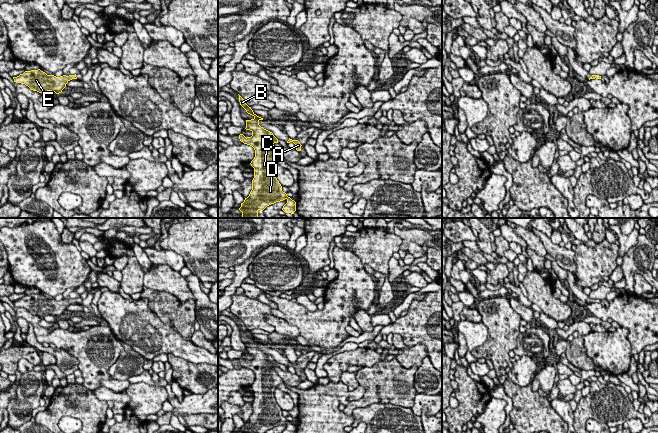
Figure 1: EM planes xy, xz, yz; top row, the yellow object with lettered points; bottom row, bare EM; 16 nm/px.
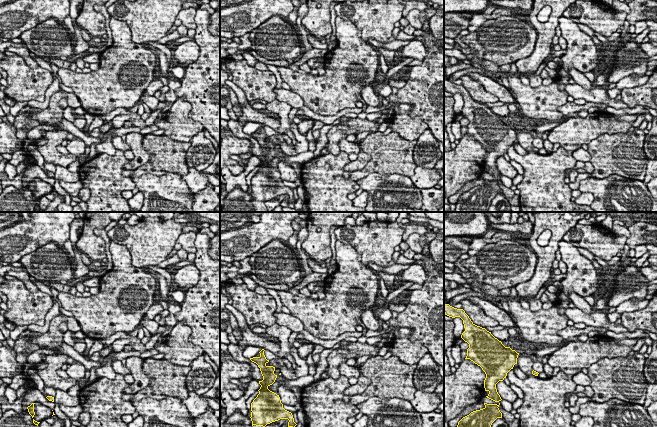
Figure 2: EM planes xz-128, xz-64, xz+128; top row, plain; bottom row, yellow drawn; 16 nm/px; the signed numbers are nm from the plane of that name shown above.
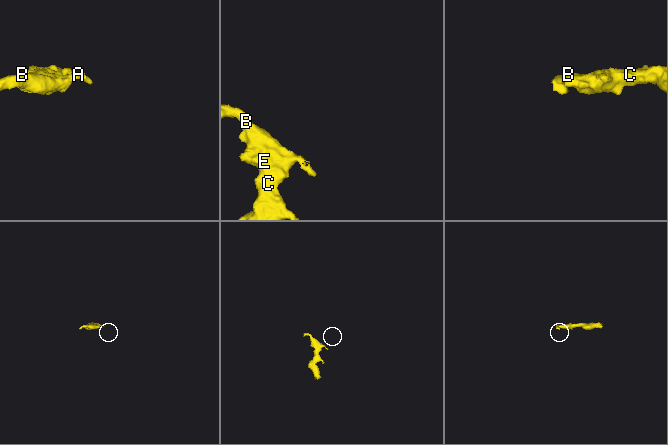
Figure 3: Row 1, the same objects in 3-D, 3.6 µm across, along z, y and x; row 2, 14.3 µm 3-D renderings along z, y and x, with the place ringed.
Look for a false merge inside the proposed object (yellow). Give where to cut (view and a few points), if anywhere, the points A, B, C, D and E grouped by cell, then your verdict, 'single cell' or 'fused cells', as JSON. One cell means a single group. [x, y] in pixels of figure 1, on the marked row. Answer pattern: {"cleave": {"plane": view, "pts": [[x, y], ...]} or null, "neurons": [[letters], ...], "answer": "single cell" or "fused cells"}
{"cleave": null, "neurons": [["A", "B", "C", "D", "E"]], "answer": "single cell"}

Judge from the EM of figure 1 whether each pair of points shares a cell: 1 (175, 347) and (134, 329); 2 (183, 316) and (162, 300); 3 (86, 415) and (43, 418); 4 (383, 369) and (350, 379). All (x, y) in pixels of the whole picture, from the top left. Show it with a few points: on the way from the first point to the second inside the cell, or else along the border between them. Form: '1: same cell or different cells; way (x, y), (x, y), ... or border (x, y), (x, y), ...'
1: same cell; way (165, 340), (150, 337), (144, 332)
2: same cell; way (178, 314), (167, 305)
3: same cell; way (75, 411), (59, 411), (54, 415)
4: different cells; border (355, 374), (356, 380), (360, 384)

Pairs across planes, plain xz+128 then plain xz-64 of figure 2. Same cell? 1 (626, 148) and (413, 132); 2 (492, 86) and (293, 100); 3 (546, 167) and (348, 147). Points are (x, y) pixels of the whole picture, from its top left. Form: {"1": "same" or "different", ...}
{"1": "different", "2": "same", "3": "different"}

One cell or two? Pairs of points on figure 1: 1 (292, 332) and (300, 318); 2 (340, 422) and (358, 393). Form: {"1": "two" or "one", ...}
{"1": "two", "2": "two"}

